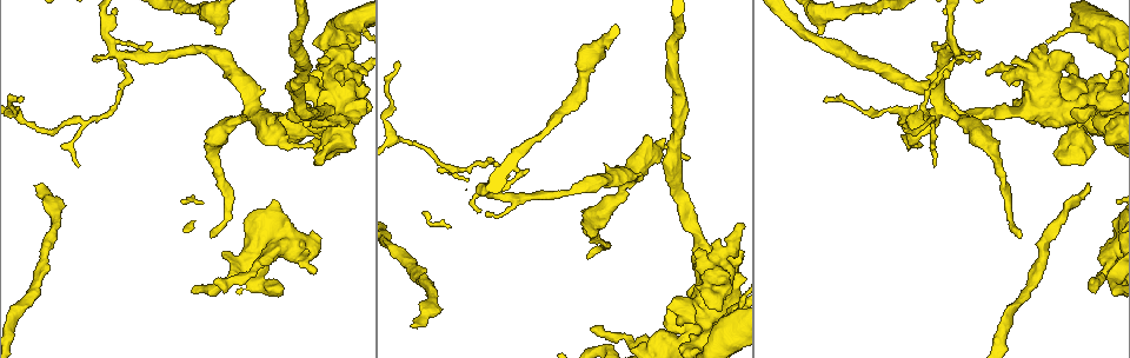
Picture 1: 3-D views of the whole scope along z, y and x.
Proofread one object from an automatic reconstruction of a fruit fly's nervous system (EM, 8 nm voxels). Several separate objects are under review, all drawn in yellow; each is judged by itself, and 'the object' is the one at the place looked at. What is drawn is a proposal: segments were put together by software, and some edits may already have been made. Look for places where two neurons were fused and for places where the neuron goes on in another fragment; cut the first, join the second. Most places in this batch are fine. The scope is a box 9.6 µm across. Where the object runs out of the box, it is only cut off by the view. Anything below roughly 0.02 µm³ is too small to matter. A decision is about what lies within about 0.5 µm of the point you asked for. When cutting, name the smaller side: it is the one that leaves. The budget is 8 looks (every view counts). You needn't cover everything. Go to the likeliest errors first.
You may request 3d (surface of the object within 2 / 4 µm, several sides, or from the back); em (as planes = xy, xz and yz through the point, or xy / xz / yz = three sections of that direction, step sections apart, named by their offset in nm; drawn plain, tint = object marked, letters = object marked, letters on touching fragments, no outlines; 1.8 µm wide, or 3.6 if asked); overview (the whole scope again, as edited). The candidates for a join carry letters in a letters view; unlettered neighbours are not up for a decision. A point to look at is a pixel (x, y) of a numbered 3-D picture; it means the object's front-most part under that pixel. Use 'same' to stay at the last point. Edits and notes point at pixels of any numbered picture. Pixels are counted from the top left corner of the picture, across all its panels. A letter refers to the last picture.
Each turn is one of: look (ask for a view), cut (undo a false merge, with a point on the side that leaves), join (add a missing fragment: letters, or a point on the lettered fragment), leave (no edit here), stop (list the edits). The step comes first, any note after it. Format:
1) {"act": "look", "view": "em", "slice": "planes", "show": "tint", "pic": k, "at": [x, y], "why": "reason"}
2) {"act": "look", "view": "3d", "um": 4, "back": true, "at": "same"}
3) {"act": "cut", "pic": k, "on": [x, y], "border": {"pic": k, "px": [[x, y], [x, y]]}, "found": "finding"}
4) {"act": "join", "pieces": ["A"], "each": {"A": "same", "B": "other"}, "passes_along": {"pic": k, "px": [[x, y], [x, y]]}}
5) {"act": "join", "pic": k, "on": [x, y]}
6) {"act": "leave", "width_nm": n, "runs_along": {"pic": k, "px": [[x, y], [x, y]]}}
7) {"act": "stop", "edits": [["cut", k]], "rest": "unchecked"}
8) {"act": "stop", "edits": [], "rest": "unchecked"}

{"act": "look", "view": "em", "slice": "xz", "step": 16, "show": "plain", "pic": 1, "at": [591, 329], "why": "an open end"}

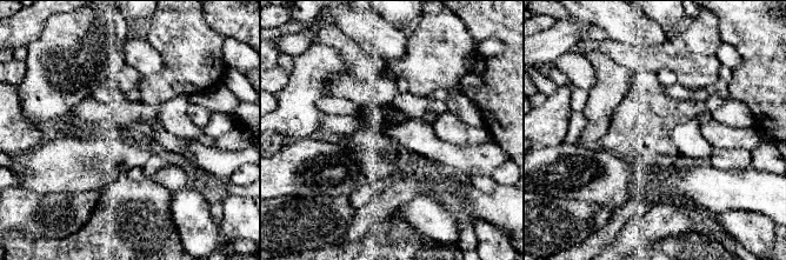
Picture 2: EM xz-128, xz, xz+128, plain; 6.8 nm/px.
{"act": "look", "view": "em", "slice": "xz", "step": 16, "show": "tint", "at": "same", "why": "with the object marked"}

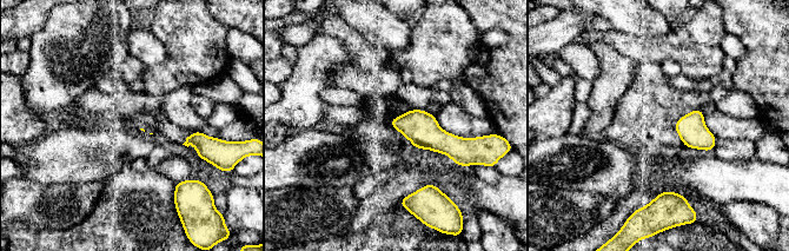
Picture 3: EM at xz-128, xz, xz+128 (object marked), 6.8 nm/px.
{"act": "look", "view": "em", "slice": "xz", "step": 16, "show": "letters", "at": "same", "why": "see the neighbours"}

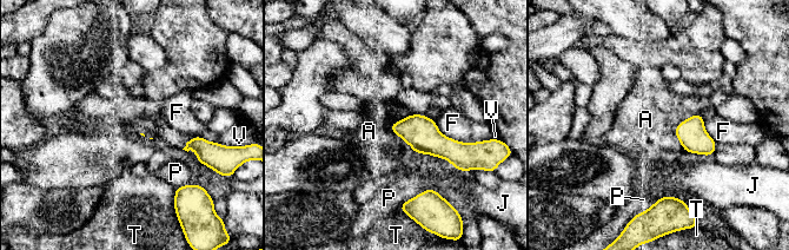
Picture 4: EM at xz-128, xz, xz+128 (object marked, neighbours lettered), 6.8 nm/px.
{"act": "leave", "each": {"A": "other", "F": "other", "J": "other", "P": "other", "T": "other", "V": "other"}, "found": "no lettered fragment goes on from it"}

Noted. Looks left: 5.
{"act": "look", "view": "em", "slice": "yz", "step": 8, "show": "letters", "pic": 1, "at": [36, 187], "why": "branch stops here"}

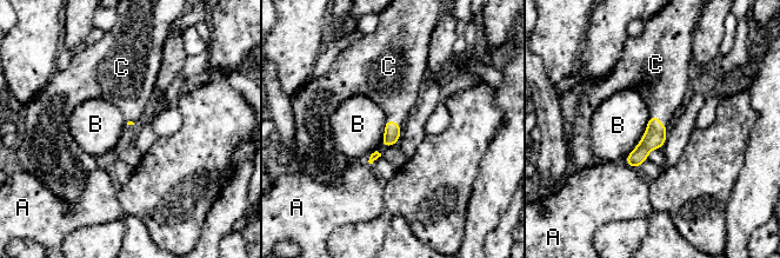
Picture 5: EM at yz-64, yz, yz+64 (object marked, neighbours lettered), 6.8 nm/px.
{"act": "look", "view": "em", "slice": "planes", "show": "letters", "at": "same"}

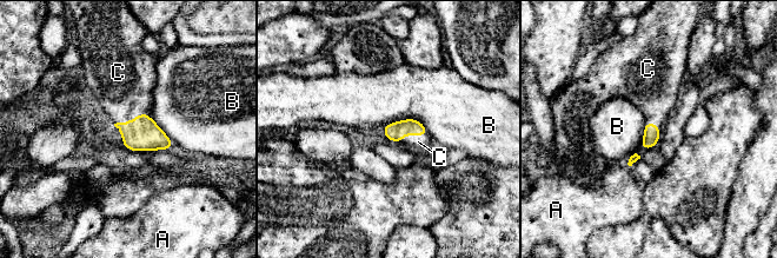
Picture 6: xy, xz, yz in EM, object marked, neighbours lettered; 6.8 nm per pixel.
{"act": "join", "pieces": ["C"], "each": {"A": "other", "B": "other", "C": "same"}, "passes_along": {"pic": 6, "px": [[141, 133], [131, 119], [123, 84]]}, "found": "it goes on there"}

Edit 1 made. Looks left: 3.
{"act": "look", "view": "em", "um": 3.6, "slice": "yz", "step": 8, "show": "tint", "pic": 1, "at": [697, 325]}

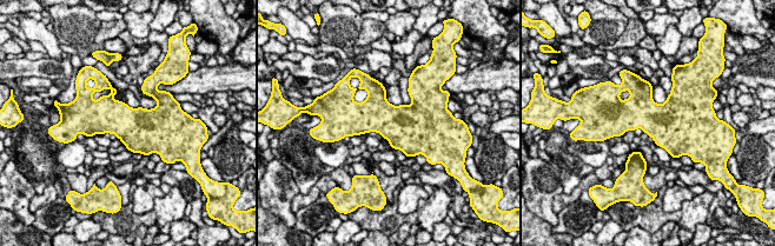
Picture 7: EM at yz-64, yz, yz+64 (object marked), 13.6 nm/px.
{"act": "look", "view": "em", "um": 3.6, "slice": "yz", "step": 8, "show": "letters", "at": "same"}

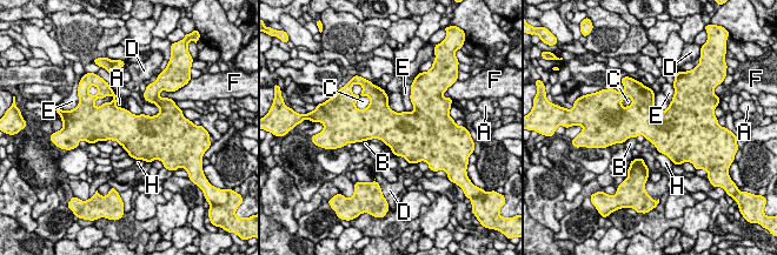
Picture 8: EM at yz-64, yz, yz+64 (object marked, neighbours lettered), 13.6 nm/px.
{"act": "leave", "each": {"A": "other", "B": "other", "C": "other", "D": "other", "E": "other", "F": "other", "H": "other"}, "border": {"pic": 8, "px": [[636, 136], [630, 136], [623, 142]]}, "found": "continuous, no second neuron"}

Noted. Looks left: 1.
{"act": "stop", "edits": [["join", 6]], "rest": "unchecked"}

